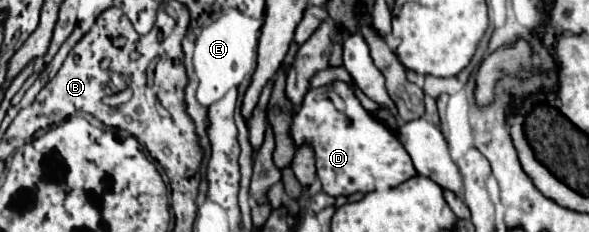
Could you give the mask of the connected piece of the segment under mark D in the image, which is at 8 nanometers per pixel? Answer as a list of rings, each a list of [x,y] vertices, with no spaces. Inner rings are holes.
[[[337,81],[335,95],[343,99],[343,111],[337,111],[329,97],[317,95],[315,89],[309,91],[291,125],[291,135],[295,143],[301,143],[301,139],[309,139],[309,143],[313,143],[317,159],[317,177],[325,193],[333,197],[347,197],[355,191],[385,191],[417,175],[407,151],[401,147],[395,133],[383,127],[381,121],[377,121],[369,111],[361,107],[349,85]]]

